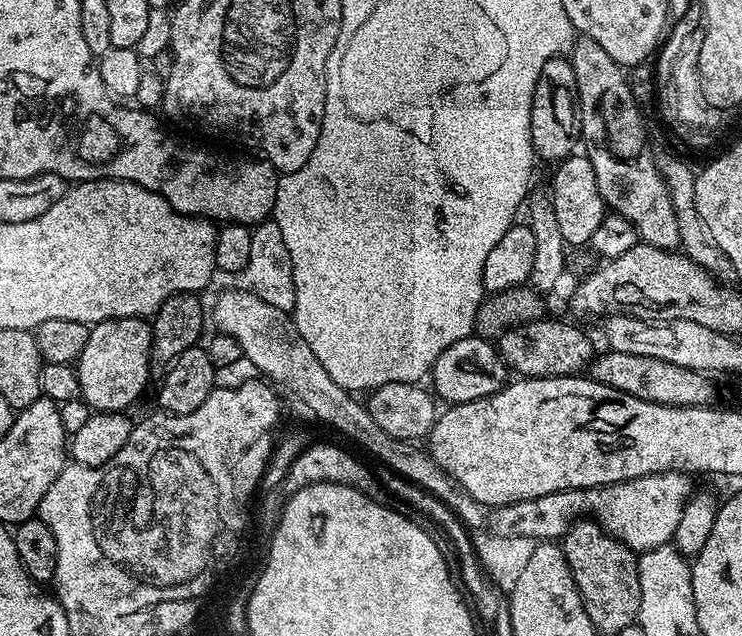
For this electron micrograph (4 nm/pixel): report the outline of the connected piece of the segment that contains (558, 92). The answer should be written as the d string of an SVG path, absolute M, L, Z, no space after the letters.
M555 56L542 66L542 74L538 74L538 82L532 95L530 110L530 138L532 149L542 161L559 162L567 160L577 151L576 143L581 143L580 135L580 105L576 103L578 86L574 82L574 70L571 59Z

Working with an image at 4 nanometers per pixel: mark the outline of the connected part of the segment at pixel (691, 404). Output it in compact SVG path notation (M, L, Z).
M604 350L597 355L590 365L591 379L602 382L614 390L622 390L622 394L630 394L634 398L642 398L646 402L678 406L679 408L698 408L709 403L712 388L707 384L705 373L686 370L682 366L674 366L670 362L662 362L658 358L642 358L638 354L622 354Z

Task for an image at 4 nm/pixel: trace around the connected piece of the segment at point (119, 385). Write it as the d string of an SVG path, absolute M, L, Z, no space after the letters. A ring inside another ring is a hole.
M127 316L91 325L86 350L74 365L80 396L95 411L124 412L143 394L151 364L152 326L147 319Z

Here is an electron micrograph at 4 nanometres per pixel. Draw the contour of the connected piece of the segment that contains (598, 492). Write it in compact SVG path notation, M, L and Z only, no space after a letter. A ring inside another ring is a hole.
M659 472L606 487L558 491L495 509L490 516L490 528L502 537L530 537L536 542L552 542L565 536L581 518L591 516L604 531L623 541L635 553L648 552L675 537L682 510L694 492L691 480L687 473Z

